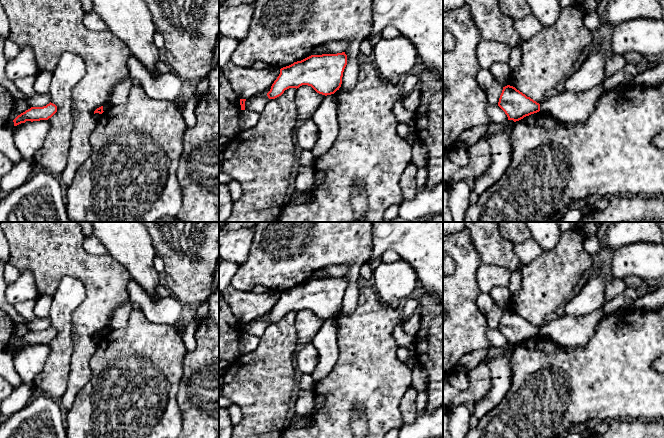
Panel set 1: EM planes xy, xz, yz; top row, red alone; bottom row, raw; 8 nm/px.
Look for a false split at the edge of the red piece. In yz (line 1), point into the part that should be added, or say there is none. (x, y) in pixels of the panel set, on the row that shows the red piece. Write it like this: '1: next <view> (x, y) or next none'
1: next none

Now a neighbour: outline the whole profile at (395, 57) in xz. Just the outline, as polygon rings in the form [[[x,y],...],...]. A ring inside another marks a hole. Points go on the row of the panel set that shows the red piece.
[[[403,36],[381,39],[373,46],[373,63],[381,77],[391,81],[405,78],[418,59],[418,53],[412,42]]]

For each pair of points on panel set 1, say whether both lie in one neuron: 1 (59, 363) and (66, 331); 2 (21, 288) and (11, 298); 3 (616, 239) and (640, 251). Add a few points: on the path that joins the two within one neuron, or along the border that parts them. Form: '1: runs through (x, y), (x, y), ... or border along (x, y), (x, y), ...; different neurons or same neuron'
1: runs through (60, 355), (64, 339); same neuron
2: runs through (19, 290), (13, 296); same neuron
3: border along (650, 242), (632, 242), (614, 250); different neurons

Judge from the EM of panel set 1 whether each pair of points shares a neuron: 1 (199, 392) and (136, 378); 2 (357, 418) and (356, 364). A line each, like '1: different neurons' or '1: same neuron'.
1: different neurons
2: different neurons

